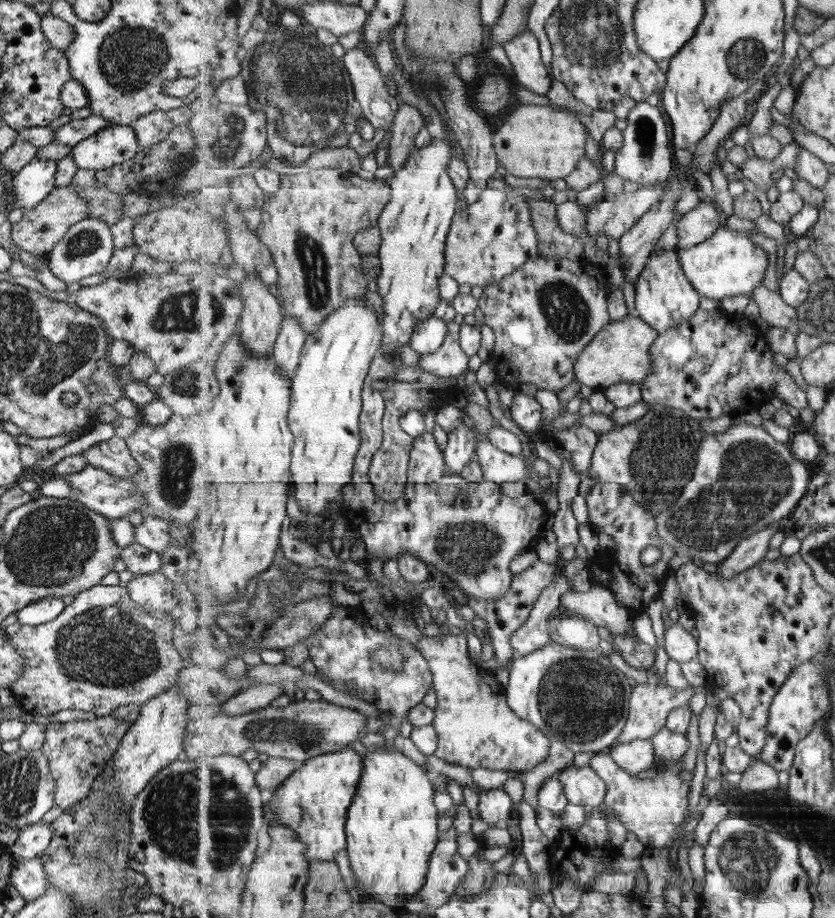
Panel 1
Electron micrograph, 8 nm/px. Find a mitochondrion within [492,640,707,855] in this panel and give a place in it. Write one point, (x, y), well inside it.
(579, 699)

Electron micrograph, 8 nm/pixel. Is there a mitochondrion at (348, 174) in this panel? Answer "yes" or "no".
no

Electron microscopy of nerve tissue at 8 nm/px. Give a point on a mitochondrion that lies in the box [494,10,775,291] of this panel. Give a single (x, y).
(746, 56)

